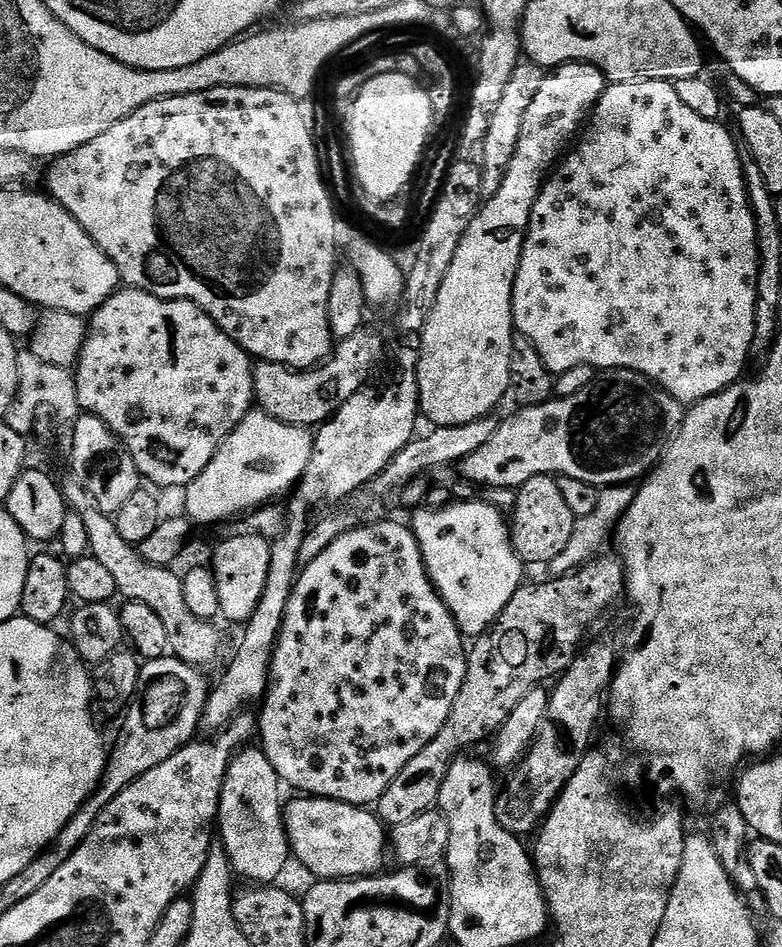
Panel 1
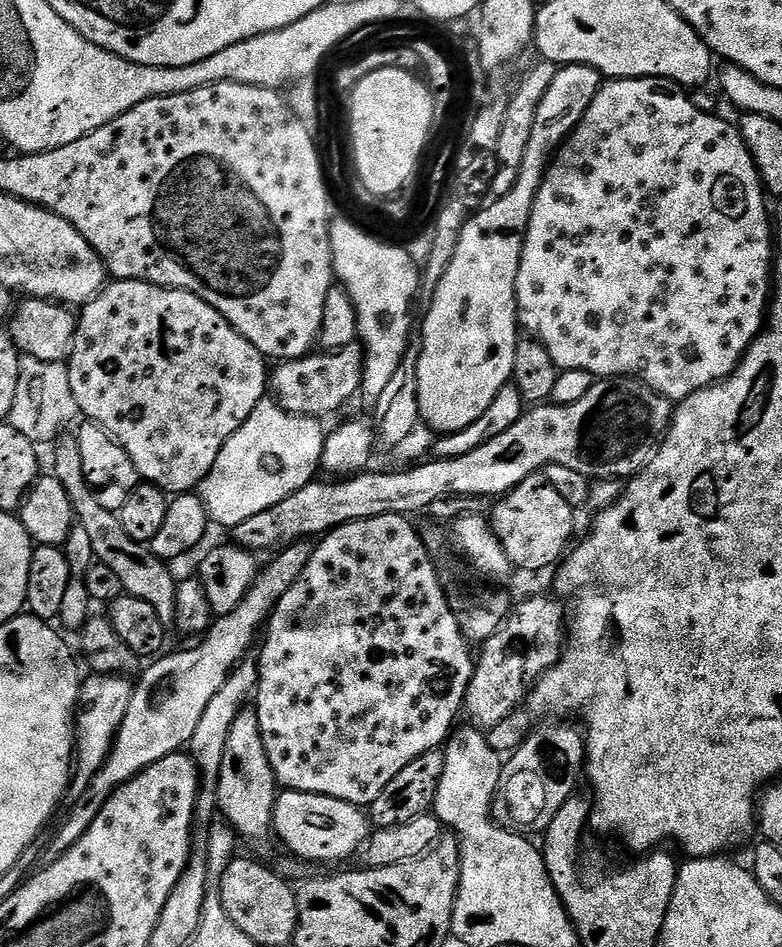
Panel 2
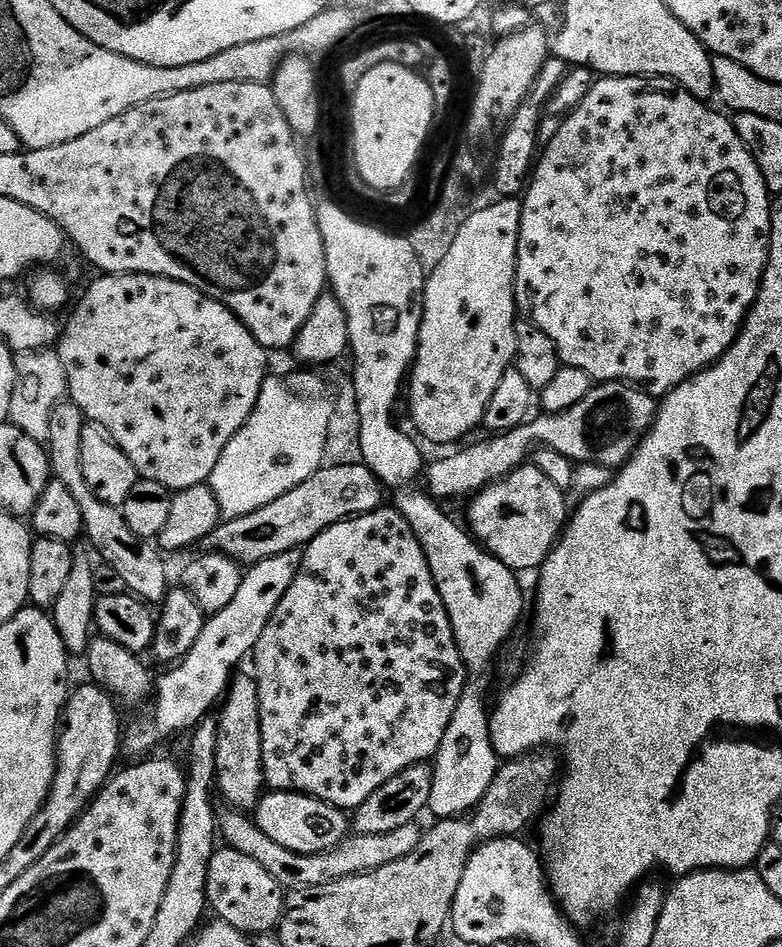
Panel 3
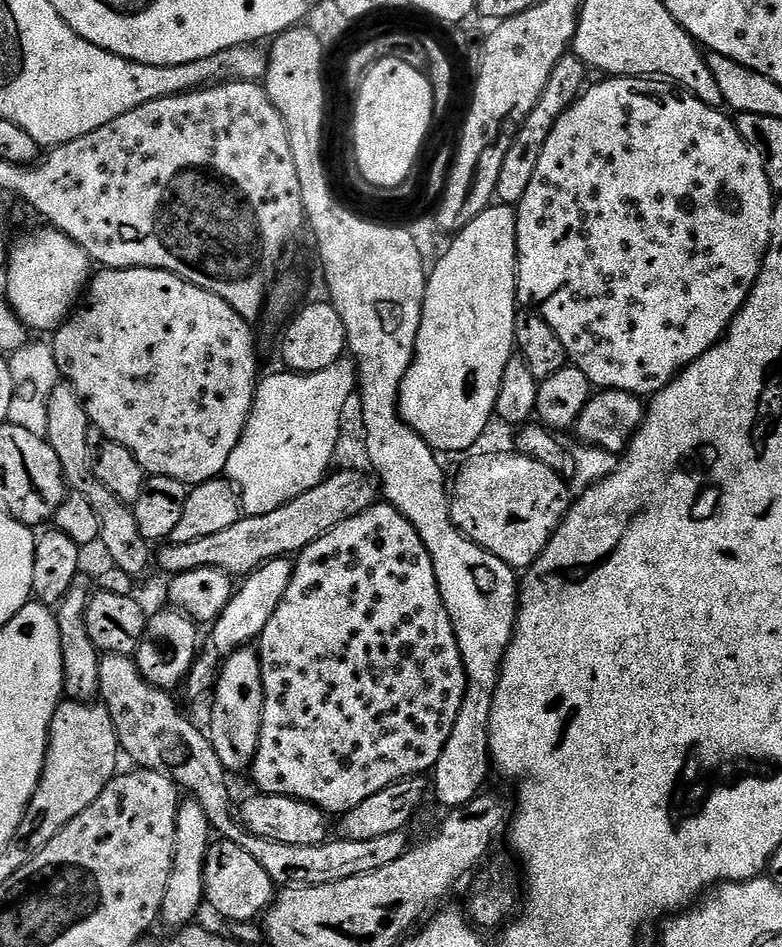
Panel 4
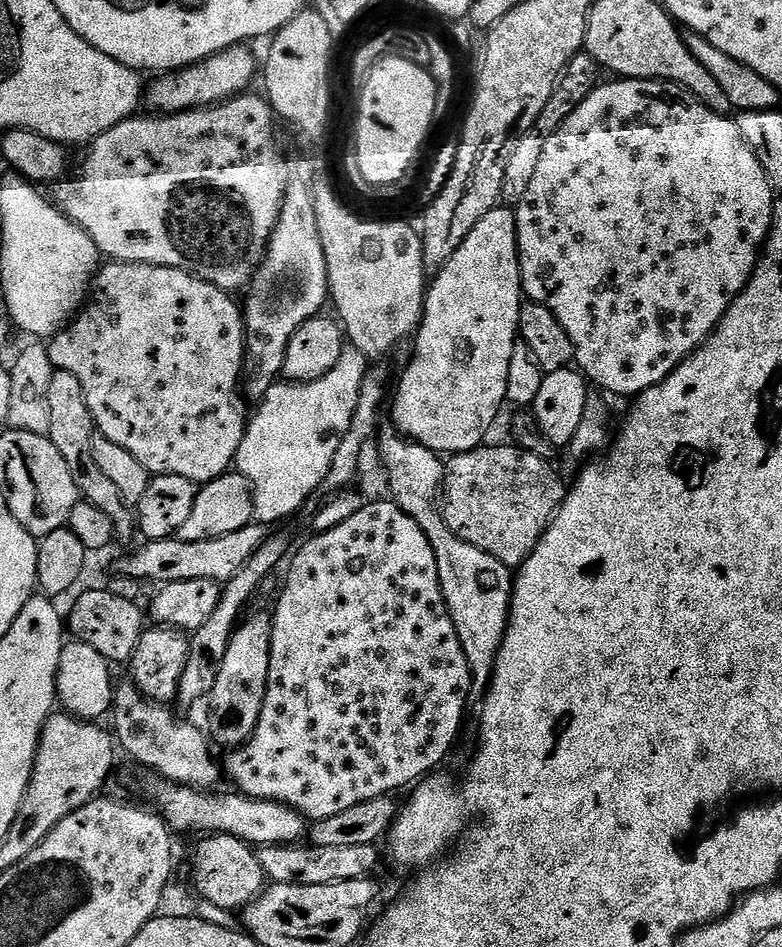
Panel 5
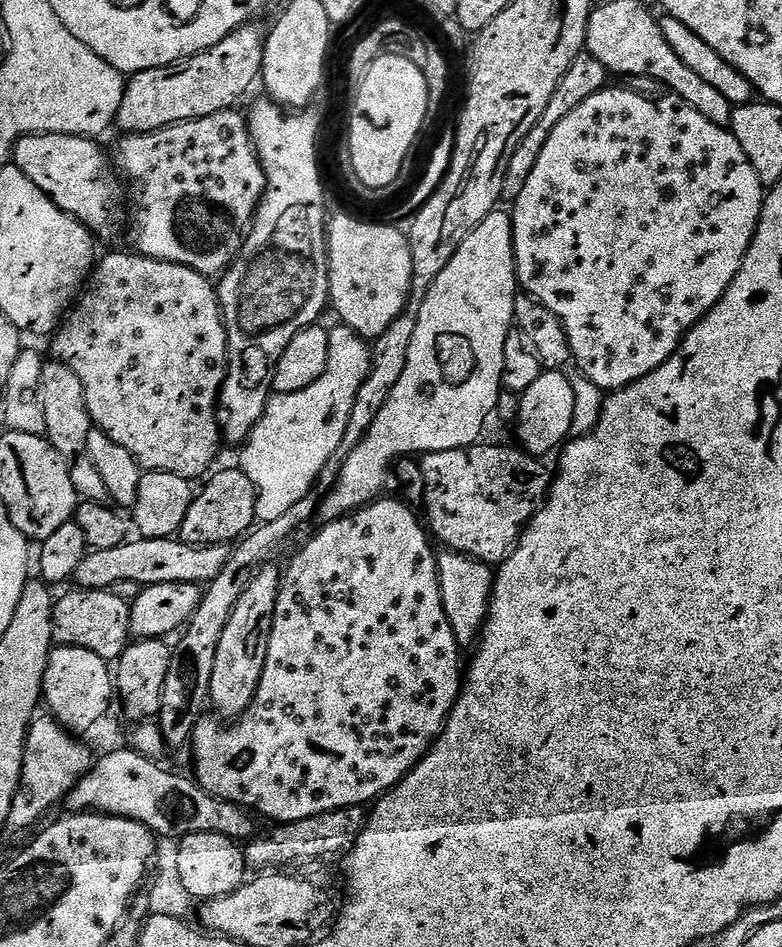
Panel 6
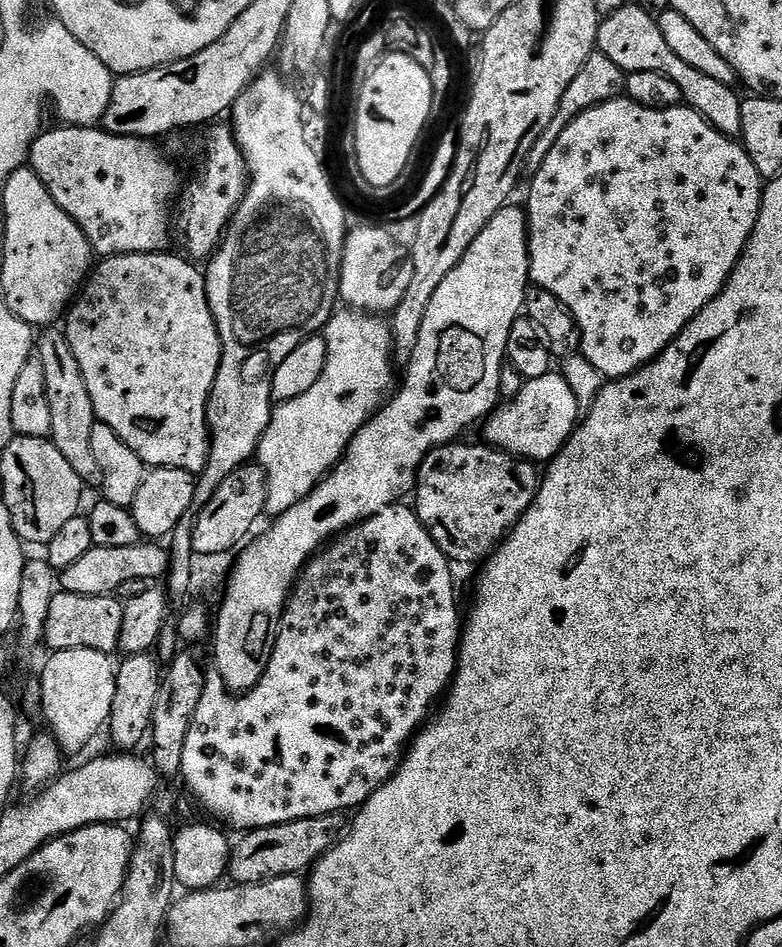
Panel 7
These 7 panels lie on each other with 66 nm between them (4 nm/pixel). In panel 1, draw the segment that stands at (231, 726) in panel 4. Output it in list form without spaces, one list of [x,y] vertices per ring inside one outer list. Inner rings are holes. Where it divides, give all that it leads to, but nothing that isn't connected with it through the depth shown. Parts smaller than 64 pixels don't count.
[[[259,746],[241,747],[228,763],[220,795],[218,838],[224,844],[224,853],[232,863],[233,873],[237,877],[245,876],[248,879],[245,881],[260,886],[279,881],[276,879],[283,874],[288,860],[290,864],[280,788],[280,776],[274,766],[270,766],[270,758],[266,758]]]

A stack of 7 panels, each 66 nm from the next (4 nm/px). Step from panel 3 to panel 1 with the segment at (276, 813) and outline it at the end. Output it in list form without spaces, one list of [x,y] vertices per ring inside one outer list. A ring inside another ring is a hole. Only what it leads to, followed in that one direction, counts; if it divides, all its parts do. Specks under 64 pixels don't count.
[[[301,795],[283,805],[284,829],[288,835],[291,855],[308,868],[317,881],[359,880],[361,876],[377,875],[385,867],[386,825],[375,811],[341,800]]]

